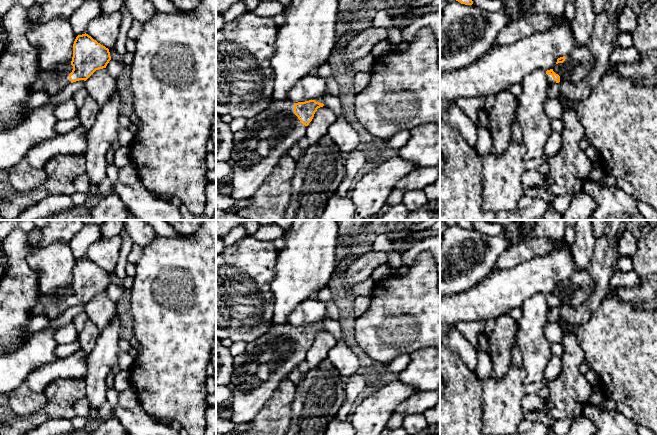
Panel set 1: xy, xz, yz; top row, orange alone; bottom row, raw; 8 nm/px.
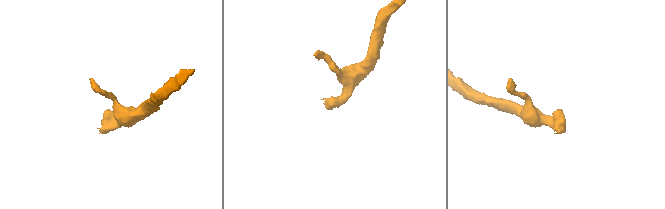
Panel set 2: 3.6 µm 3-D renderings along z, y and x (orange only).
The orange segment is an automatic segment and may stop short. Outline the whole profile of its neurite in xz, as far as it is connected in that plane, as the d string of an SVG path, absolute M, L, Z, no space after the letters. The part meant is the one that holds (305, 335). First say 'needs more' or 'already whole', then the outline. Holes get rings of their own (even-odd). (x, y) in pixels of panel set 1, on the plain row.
needs more | M315 324L298 327L292 325L271 326L265 334L253 342L247 343L243 354L233 357L234 369L229 388L232 393L230 421L234 425L248 423L255 417L281 382L296 366L303 363L306 351L312 345L315 336L323 330L323 327Z

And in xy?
needs more | M86 257L78 259L73 268L71 288L57 290L51 294L40 291L31 314L32 316L43 315L52 321L70 307L86 305L96 294L106 292L110 284L108 272Z

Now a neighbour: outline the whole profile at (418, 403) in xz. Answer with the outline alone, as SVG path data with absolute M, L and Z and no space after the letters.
M440 390L428 393L414 393L402 402L395 411L405 416L424 414L428 409L436 406L440 401Z

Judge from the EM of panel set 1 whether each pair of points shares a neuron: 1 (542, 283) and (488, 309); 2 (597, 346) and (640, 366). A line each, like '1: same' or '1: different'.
1: same
2: same

